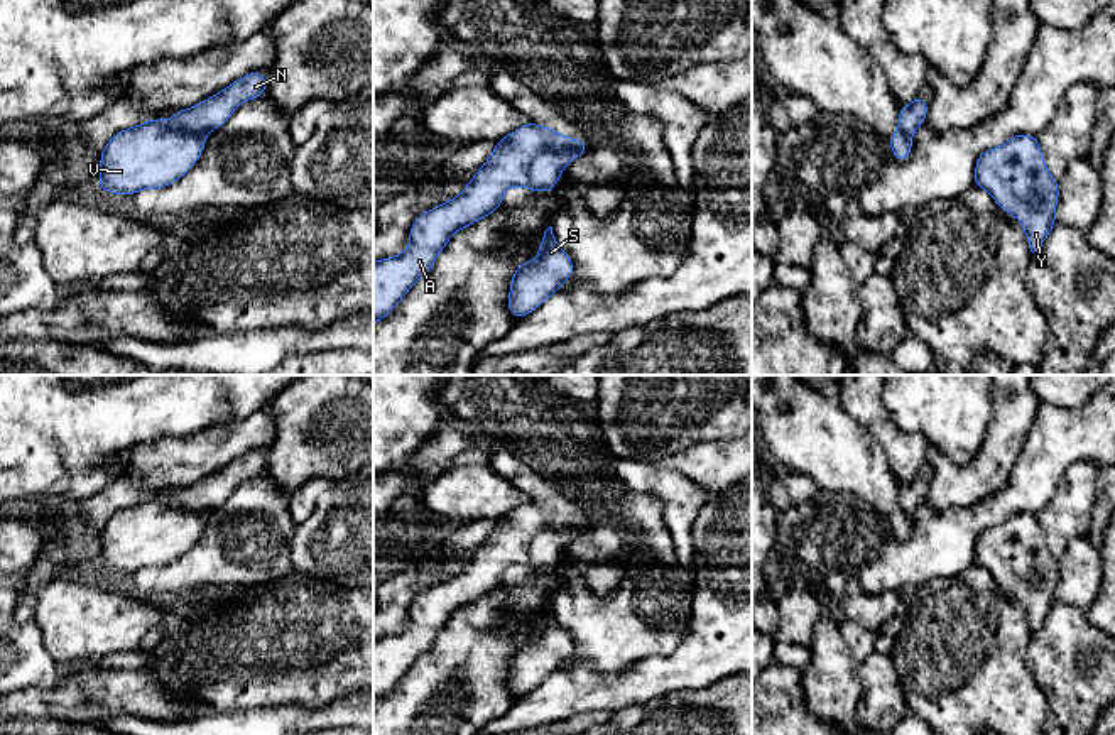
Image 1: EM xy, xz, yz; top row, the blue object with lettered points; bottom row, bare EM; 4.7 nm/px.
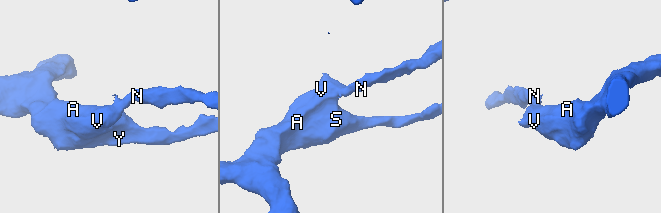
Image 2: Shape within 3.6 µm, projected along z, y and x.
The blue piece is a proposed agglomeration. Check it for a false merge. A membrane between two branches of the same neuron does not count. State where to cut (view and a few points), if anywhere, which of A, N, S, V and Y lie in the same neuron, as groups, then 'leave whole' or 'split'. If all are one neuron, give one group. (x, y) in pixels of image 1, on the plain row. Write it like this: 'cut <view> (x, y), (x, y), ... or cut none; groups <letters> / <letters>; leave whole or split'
cut xy (169, 500), (183, 507), (206, 511); groups A S V Y / N; split

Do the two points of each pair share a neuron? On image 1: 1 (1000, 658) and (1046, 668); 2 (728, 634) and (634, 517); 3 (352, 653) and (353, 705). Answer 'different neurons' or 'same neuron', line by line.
1: different neurons
2: different neurons
3: different neurons

